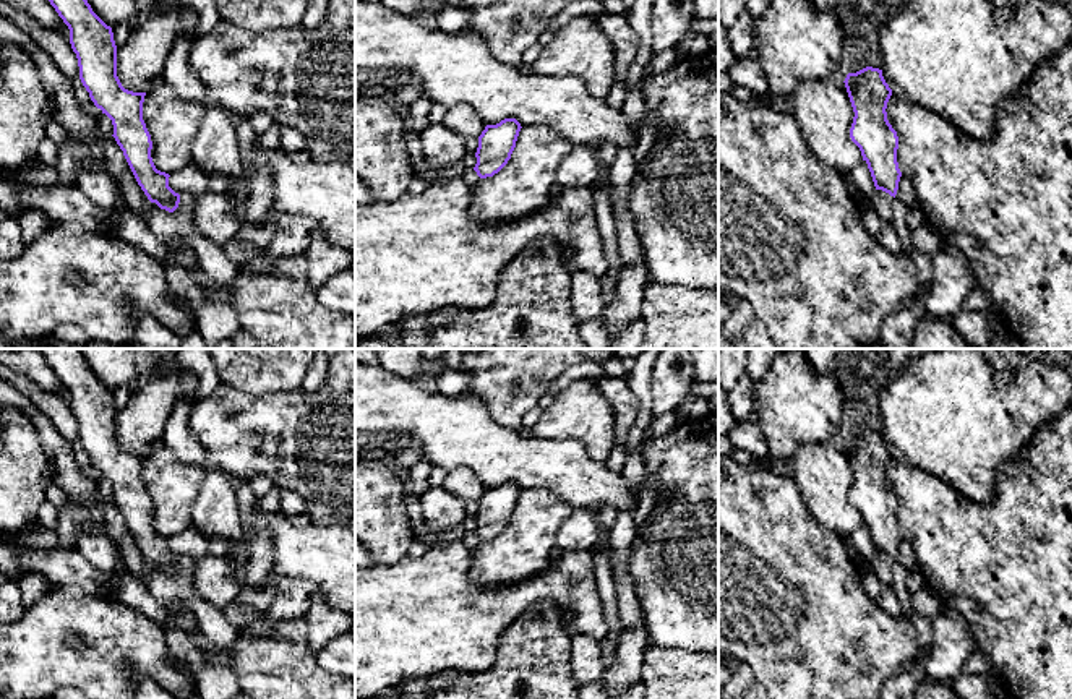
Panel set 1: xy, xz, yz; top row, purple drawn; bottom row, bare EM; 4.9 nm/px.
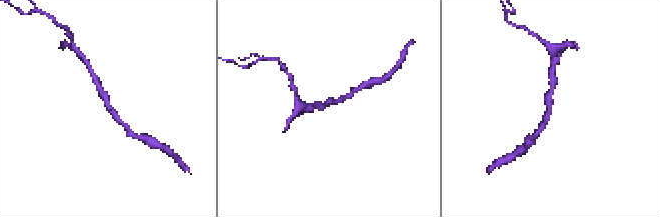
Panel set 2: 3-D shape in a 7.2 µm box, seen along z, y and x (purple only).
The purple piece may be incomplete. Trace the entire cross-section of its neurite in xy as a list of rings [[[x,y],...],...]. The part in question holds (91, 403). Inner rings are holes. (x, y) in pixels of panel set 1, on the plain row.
[[[39,349],[70,392],[79,443],[91,464],[114,488],[114,501],[144,558],[161,572],[174,576],[180,558],[169,550],[169,537],[156,532],[151,498],[143,483],[146,456],[133,456],[117,440],[117,409],[107,389],[88,367],[83,349]]]

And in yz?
[[[873,430],[848,436],[843,446],[855,475],[850,501],[860,511],[876,553],[895,561],[902,535],[897,525],[898,500],[885,475],[892,452],[882,433]]]

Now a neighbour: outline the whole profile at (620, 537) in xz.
[[[634,509],[620,511],[615,525],[605,534],[610,545],[610,563],[618,594],[618,615],[623,628],[634,628],[644,620],[628,564],[636,534]]]

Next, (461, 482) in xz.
[[[465,465],[448,470],[448,475],[441,487],[464,503],[478,503],[487,490],[480,478],[474,474],[474,470]]]

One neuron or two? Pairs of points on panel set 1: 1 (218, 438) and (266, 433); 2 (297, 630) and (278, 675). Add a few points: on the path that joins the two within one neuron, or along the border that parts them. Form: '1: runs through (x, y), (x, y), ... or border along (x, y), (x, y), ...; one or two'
1: runs through (229, 435), (255, 435); one
2: runs through (287, 641), (279, 664); one

